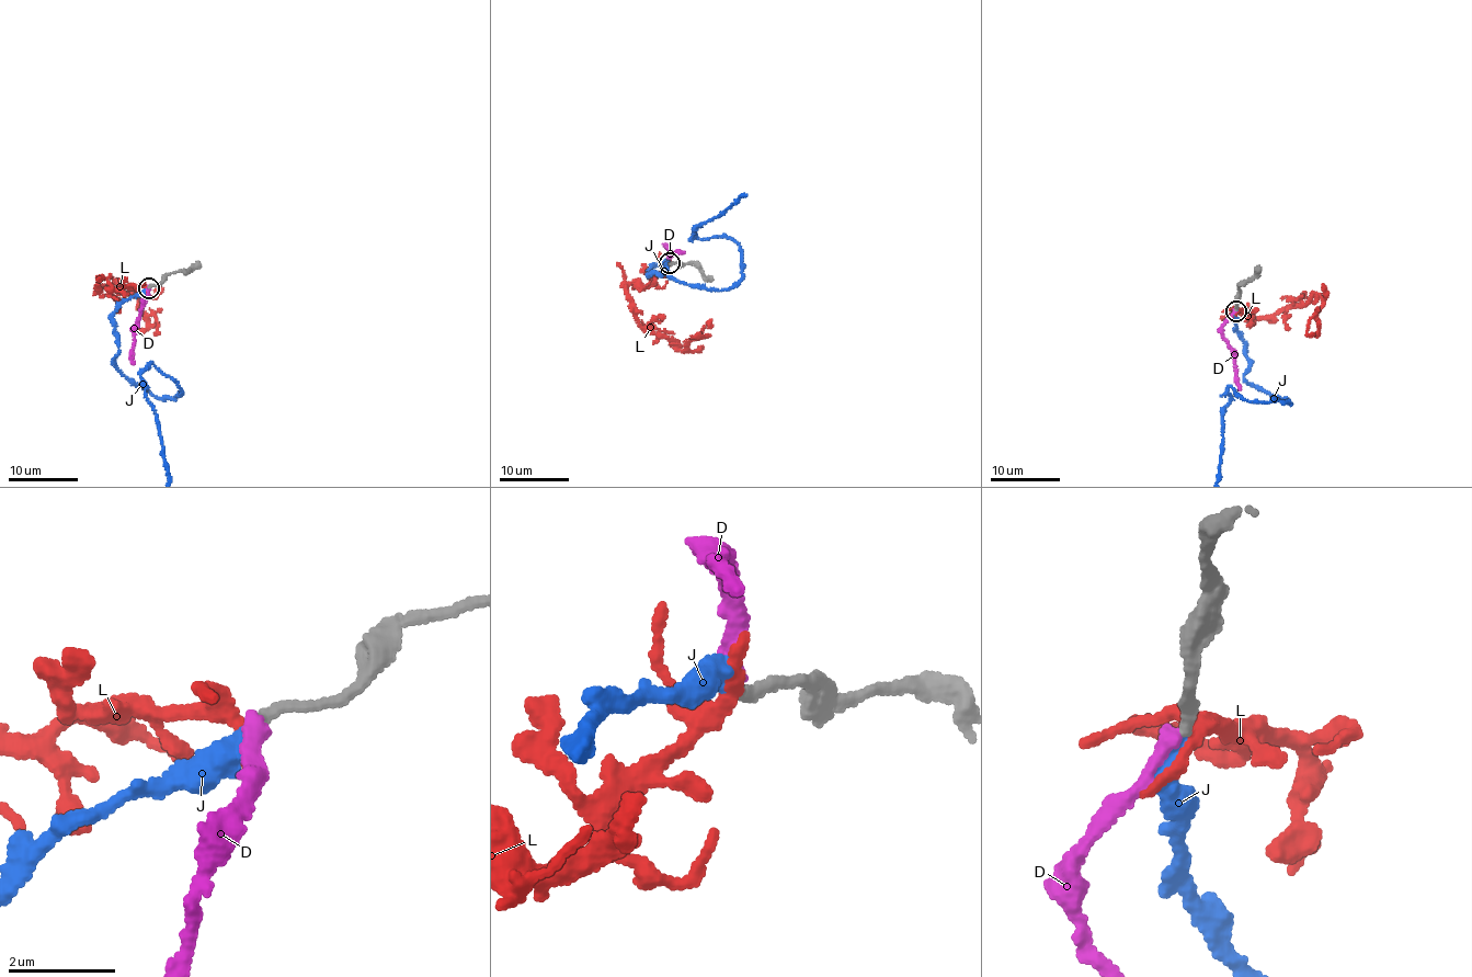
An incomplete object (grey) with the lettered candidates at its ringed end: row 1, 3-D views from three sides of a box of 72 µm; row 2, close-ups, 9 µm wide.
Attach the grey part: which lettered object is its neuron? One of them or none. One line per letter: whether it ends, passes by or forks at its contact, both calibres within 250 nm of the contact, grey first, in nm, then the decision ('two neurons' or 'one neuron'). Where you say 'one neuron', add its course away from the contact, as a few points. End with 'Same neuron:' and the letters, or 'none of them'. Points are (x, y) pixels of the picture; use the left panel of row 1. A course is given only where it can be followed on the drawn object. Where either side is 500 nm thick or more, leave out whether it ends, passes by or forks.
D: it ends | 220/300 nm | two neurons
J: it ends | 200/320 nm | one neuron
L: it forks | 220/240 nm | two neurons
Same neuron: J

